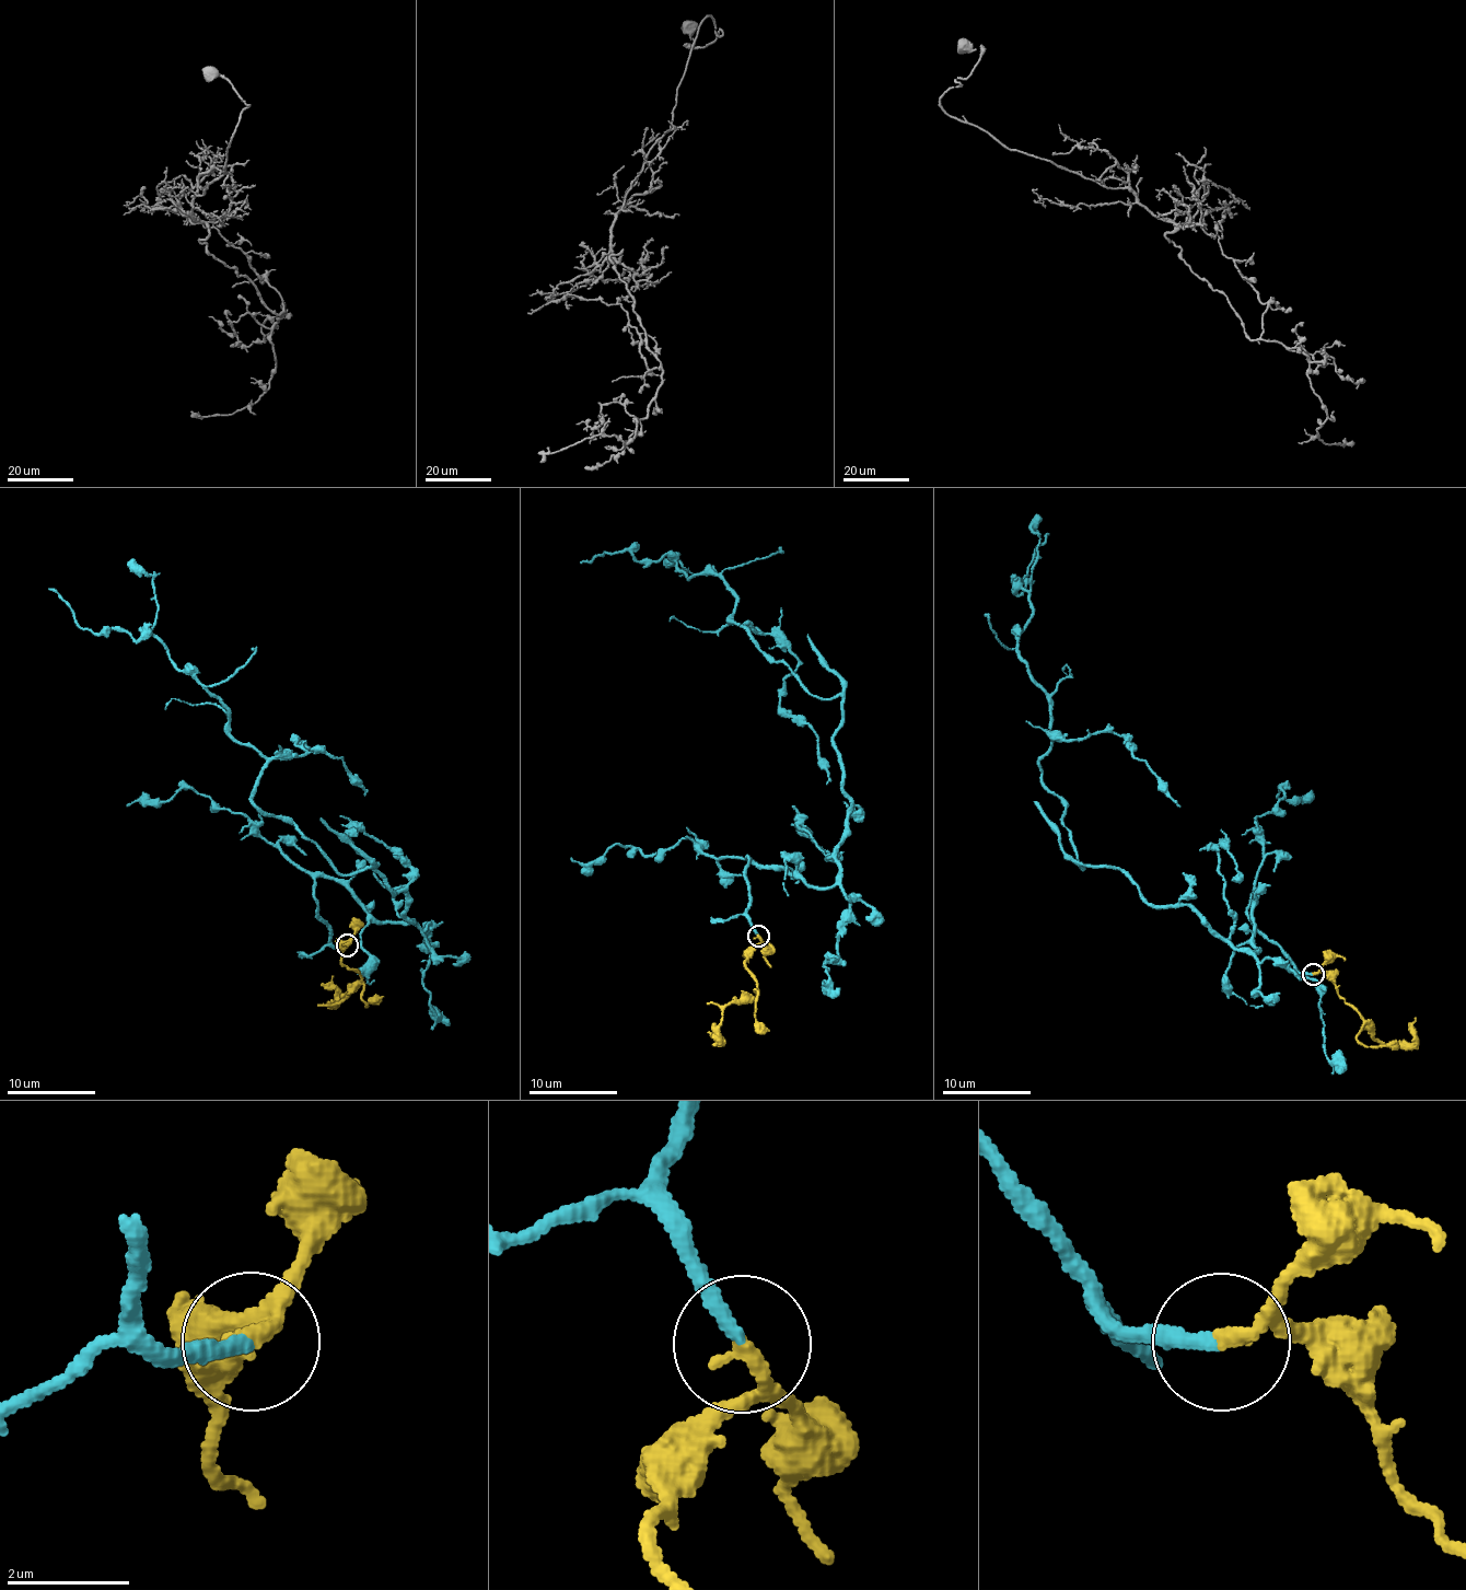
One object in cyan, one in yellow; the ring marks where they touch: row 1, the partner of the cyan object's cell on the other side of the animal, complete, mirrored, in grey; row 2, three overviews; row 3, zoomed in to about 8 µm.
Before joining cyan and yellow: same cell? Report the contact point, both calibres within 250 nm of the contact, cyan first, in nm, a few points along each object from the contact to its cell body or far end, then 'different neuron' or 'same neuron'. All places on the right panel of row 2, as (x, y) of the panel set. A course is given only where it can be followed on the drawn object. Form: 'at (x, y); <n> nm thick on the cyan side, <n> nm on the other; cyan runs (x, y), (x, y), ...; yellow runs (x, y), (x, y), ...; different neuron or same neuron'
at (1313, 974); 240 nm thick on the cyan side, 280 nm on the other; cyan runs (1314, 974), (1256, 926), (1257, 894), (1252, 951), (1080, 865), (1042, 779), (1048, 694), (1017, 648), (1048, 534); yellow runs (1314, 974), (1321, 972), (1333, 982), (1371, 1035), (1381, 1043), (1410, 1045), (1415, 1032), (1410, 1023); same neuron

